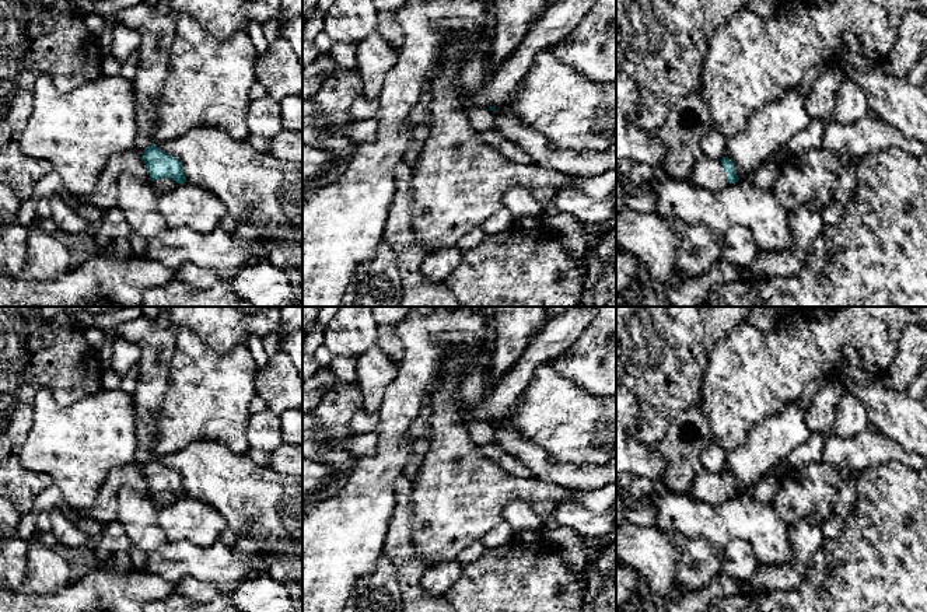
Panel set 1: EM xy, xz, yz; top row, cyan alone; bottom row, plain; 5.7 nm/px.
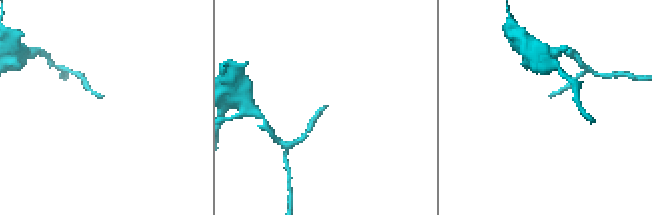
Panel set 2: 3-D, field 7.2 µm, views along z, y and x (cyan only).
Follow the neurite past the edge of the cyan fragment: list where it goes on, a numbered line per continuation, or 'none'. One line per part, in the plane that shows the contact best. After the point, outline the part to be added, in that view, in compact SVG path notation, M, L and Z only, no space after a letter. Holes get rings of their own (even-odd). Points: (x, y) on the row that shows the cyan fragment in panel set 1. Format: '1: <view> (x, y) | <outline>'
1: yz (707, 174) | M702 155L696 161L688 181L692 185L710 192L717 192L730 185L727 172L721 161L711 160L706 155Z

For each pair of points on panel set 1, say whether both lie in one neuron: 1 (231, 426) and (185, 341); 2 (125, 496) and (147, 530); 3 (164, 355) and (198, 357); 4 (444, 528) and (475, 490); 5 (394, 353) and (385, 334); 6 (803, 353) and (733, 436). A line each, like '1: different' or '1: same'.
1: same
2: same
3: different
4: same
5: same
6: same

